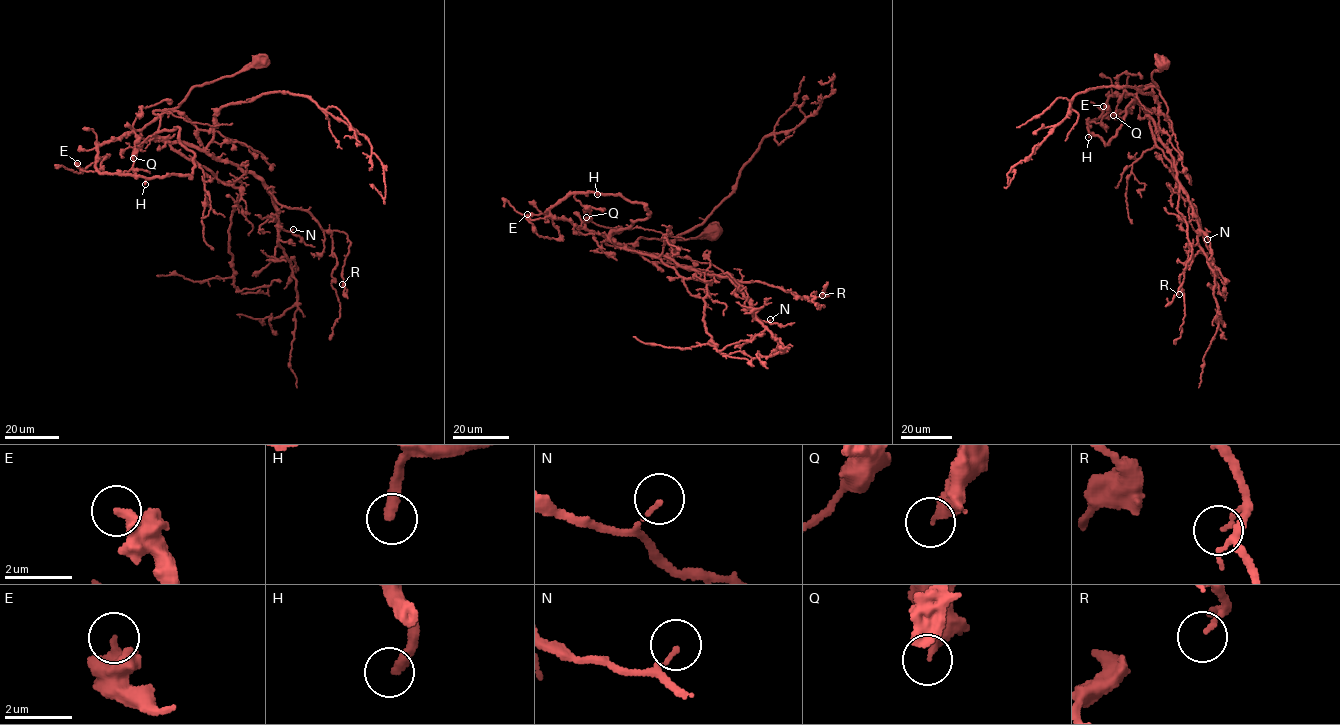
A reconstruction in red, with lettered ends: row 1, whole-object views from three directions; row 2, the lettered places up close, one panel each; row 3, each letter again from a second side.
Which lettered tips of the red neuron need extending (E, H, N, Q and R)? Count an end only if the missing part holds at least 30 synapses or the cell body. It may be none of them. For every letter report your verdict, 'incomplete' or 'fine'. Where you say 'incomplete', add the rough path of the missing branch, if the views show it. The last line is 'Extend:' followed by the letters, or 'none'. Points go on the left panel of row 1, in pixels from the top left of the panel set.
E: fine
H: incomplete; course (145, 184), (129, 193), (100, 219)
N: fine
Q: fine
R: fine
Extend: H

